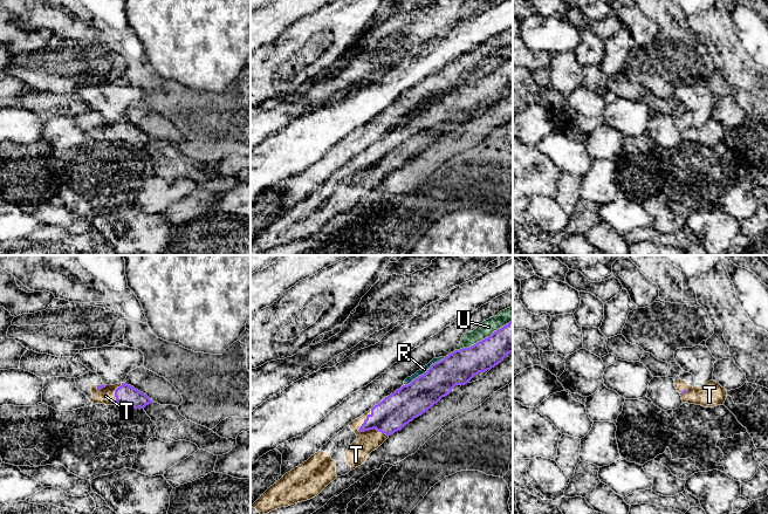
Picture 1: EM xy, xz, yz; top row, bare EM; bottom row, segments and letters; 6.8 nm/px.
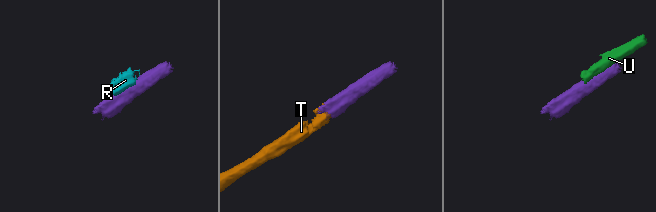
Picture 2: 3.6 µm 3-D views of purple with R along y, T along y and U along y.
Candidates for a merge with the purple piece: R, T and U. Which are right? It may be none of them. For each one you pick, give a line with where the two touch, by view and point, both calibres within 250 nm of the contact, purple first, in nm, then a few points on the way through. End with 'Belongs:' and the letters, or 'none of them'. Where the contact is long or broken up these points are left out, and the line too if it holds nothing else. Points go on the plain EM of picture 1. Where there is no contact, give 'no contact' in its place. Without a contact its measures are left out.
T: meets purple in xz at (363, 169); 240 nm thick on the purple side, 150 nm on the other; runs through xz (393, 150), (372, 166), (363, 169), (363, 184), (356, 192)
Belongs: T

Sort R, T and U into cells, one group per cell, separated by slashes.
R U / T

